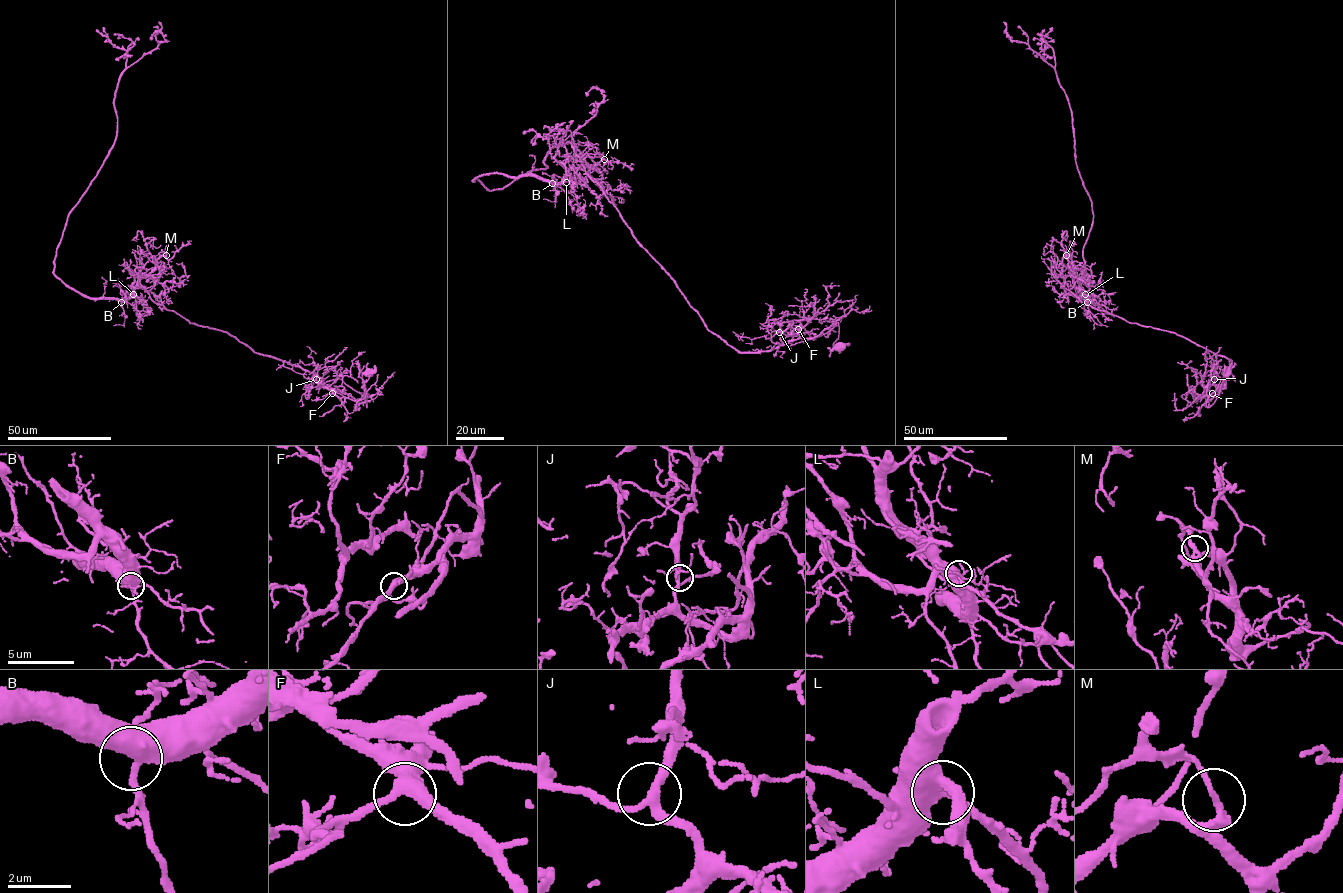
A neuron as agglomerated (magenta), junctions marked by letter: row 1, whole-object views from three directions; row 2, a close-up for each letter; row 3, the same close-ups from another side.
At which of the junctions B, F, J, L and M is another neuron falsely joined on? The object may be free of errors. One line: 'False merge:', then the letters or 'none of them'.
False merge: M

